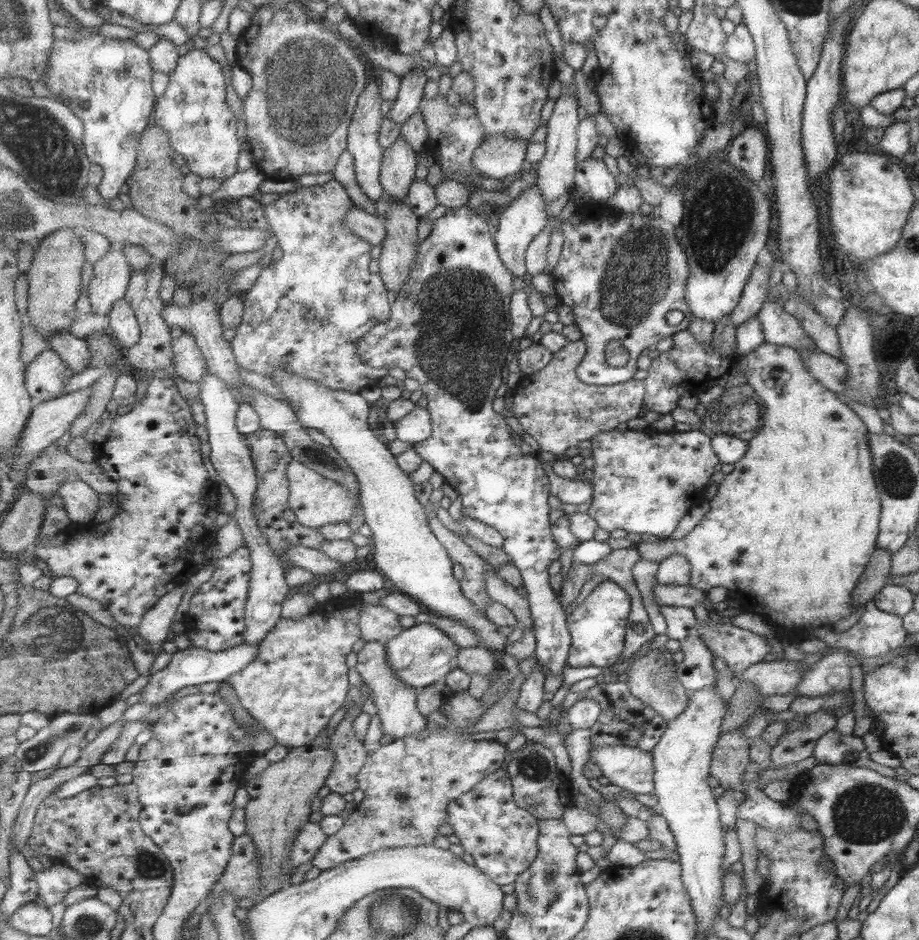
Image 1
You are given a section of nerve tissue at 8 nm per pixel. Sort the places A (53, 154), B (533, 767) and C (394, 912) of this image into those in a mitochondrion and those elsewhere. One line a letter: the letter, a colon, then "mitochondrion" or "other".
A: mitochondrion
B: mitochondrion
C: mitochondrion

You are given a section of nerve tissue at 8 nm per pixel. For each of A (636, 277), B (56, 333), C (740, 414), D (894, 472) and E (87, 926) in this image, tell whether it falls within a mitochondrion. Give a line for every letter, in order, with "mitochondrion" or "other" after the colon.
A: mitochondrion
B: other
C: mitochondrion
D: mitochondrion
E: mitochondrion

